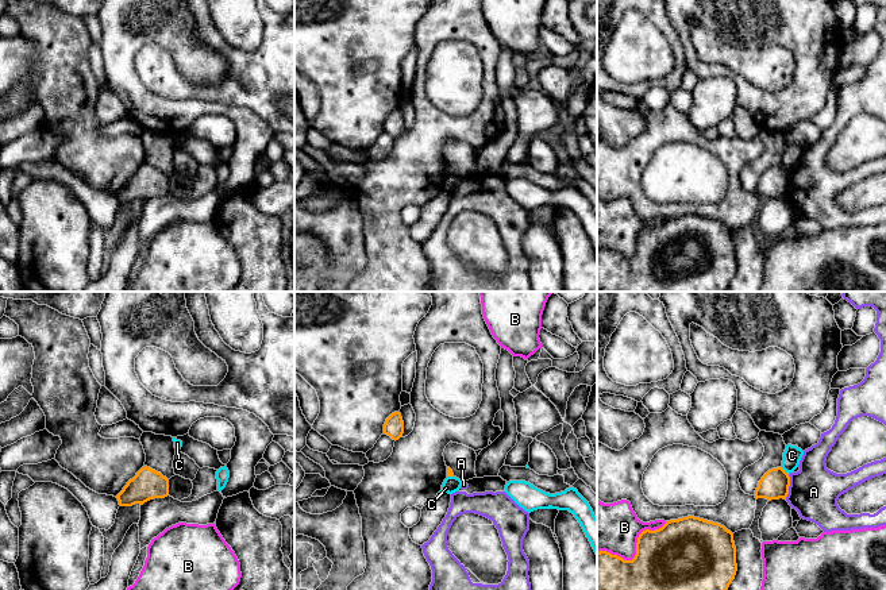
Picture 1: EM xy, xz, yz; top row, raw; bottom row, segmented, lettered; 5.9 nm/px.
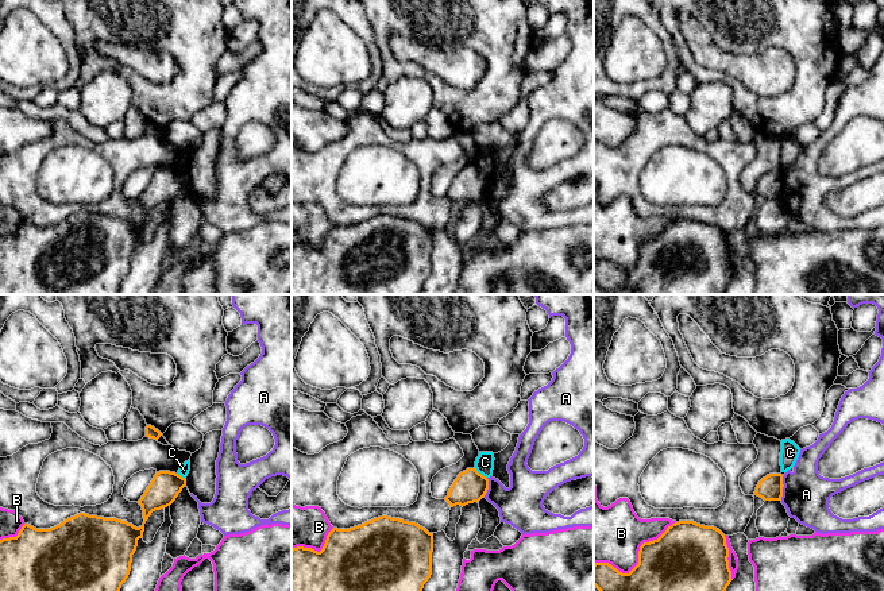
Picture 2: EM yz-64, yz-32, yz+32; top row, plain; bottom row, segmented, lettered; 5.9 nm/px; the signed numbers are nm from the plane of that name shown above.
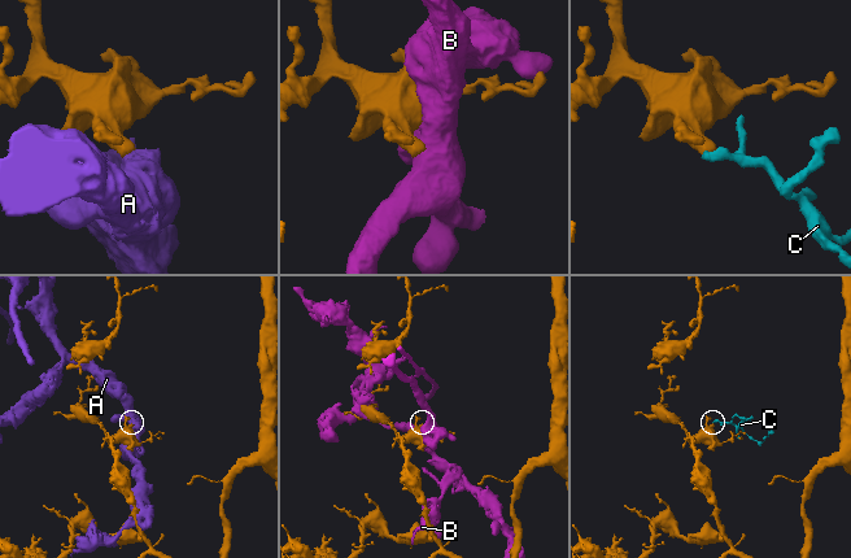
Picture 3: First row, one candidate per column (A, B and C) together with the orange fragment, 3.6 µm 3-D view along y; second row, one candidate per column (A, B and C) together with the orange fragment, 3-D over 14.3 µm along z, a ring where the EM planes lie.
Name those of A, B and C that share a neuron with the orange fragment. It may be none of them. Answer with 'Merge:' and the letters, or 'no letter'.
Merge: no letter

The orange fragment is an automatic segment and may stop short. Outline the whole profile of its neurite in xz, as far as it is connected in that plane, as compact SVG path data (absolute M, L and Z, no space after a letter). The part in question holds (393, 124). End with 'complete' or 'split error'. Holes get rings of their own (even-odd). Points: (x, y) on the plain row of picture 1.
M394 109L386 116L384 131L390 134L393 138L398 138L402 134L404 119L400 109Z; complete

